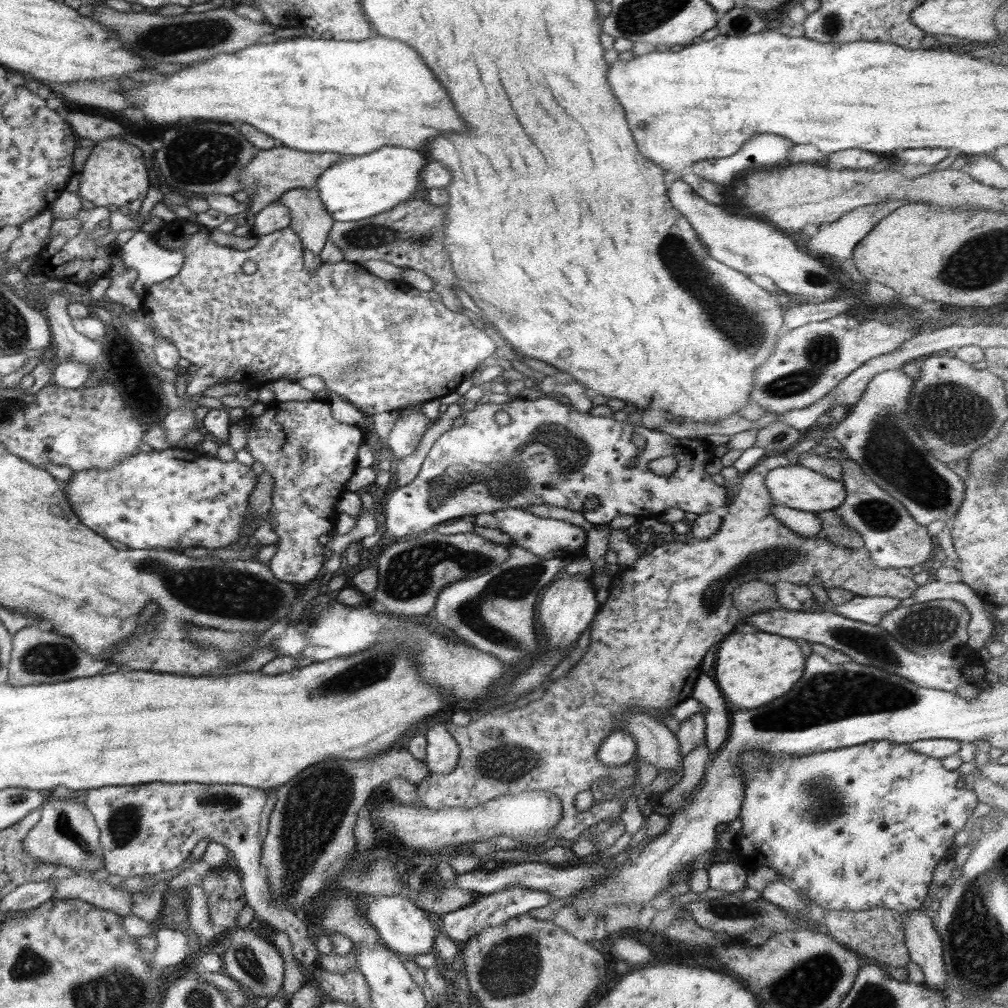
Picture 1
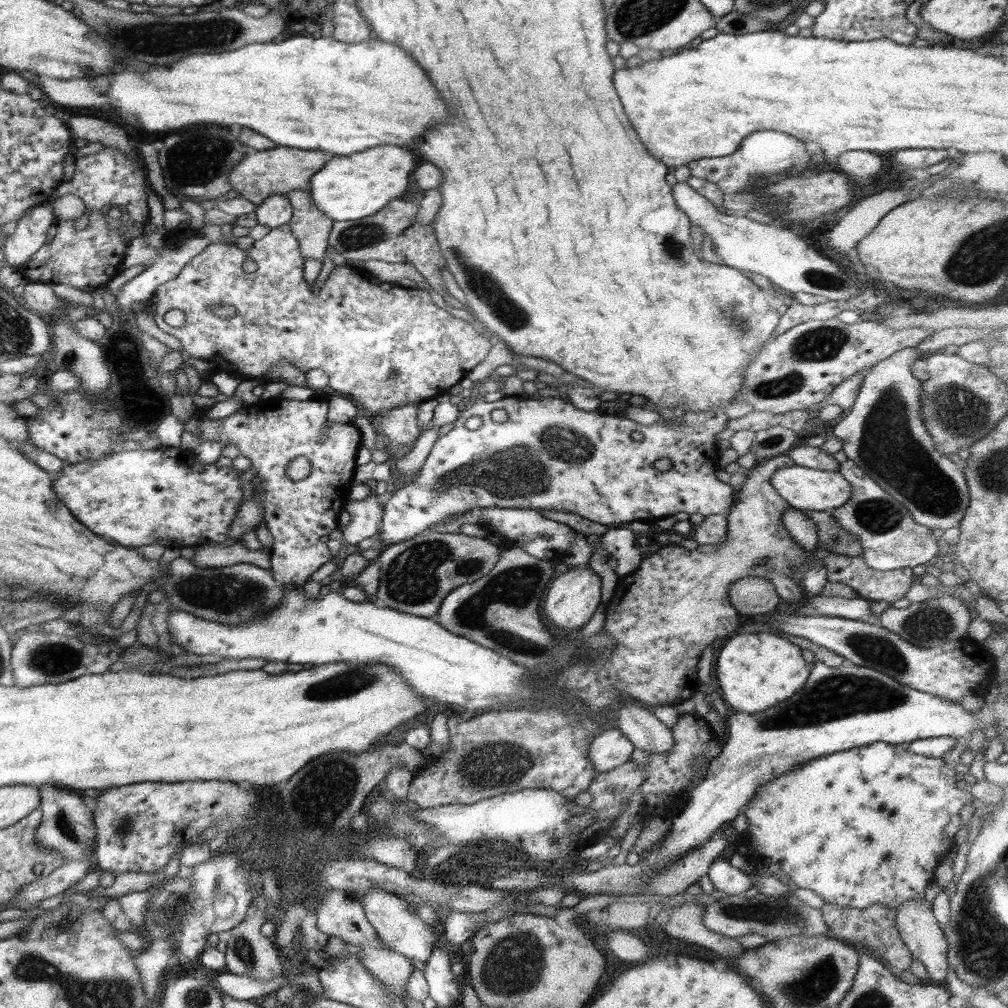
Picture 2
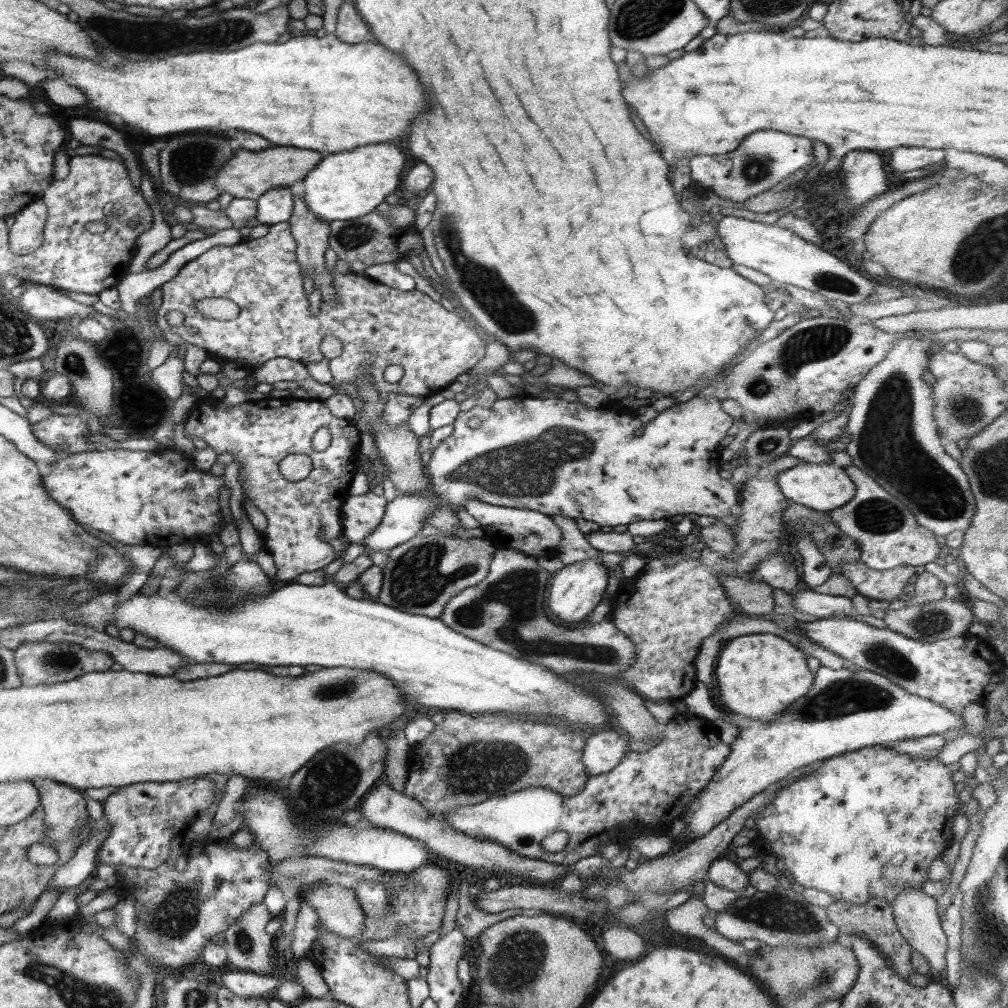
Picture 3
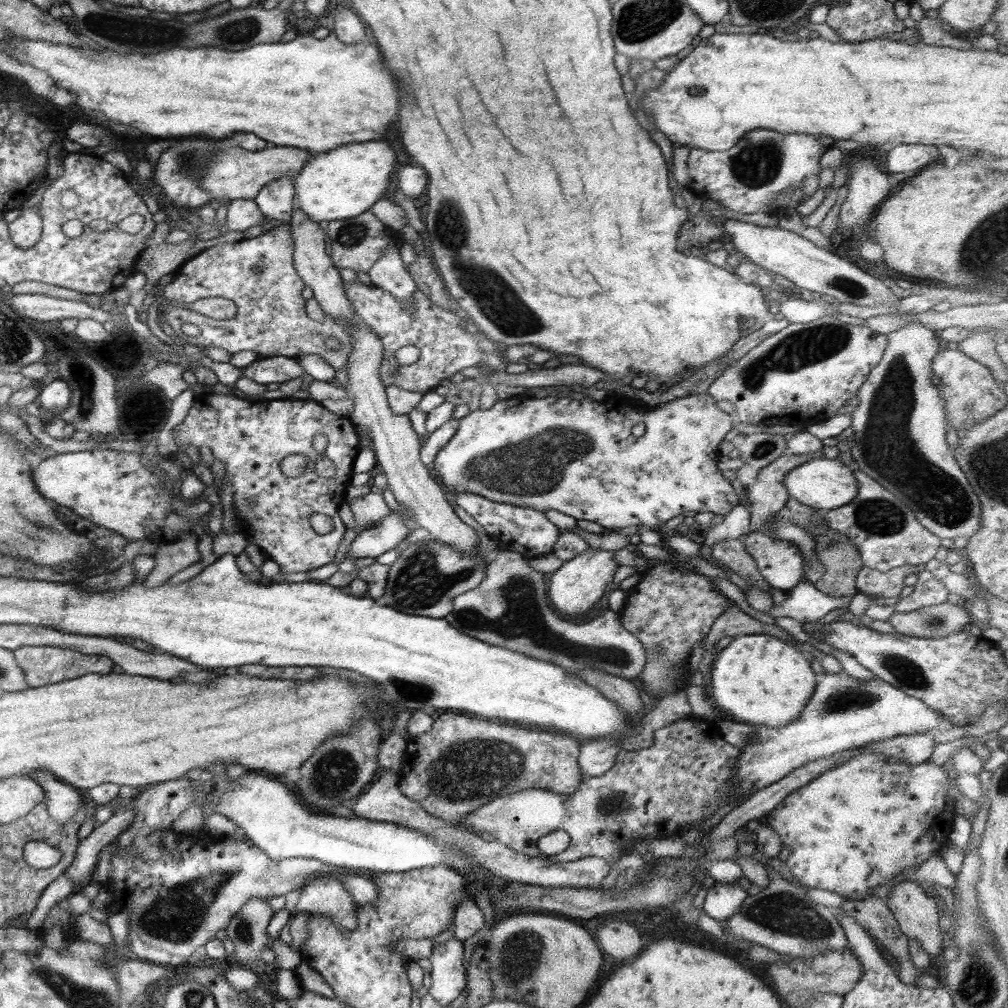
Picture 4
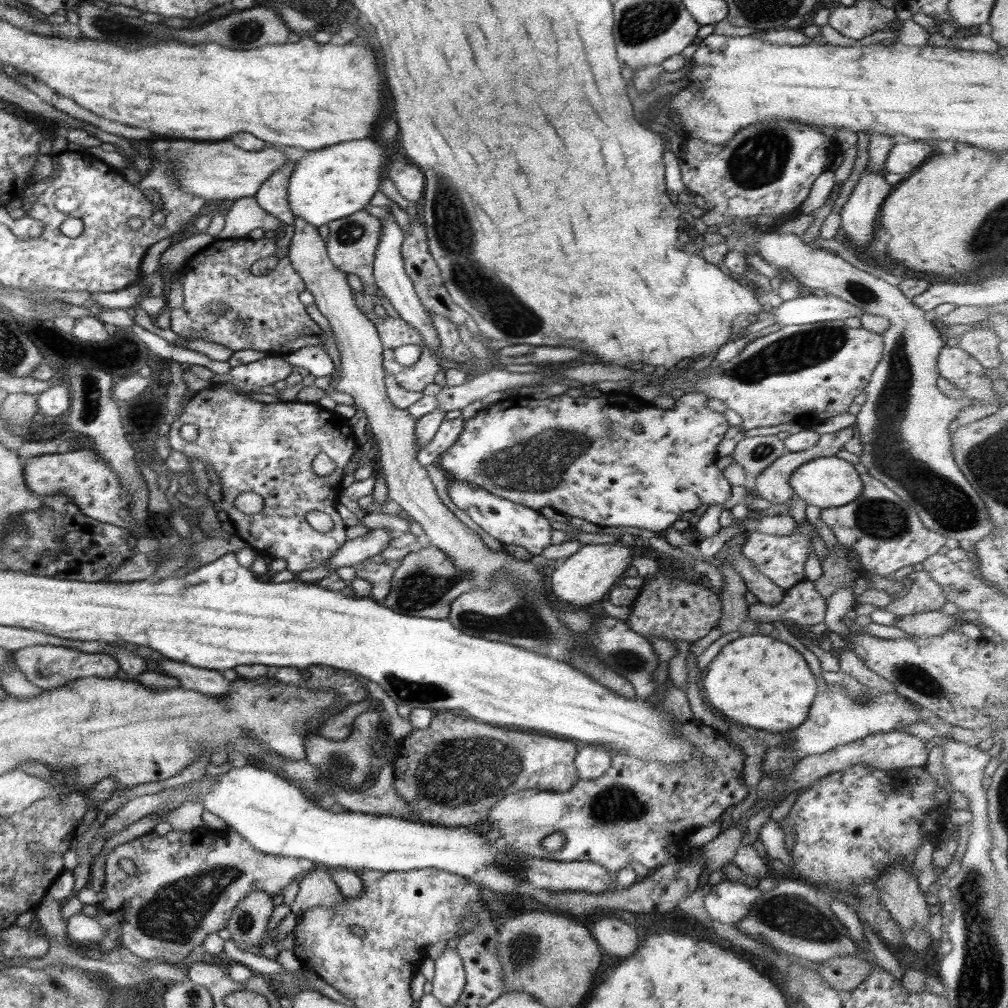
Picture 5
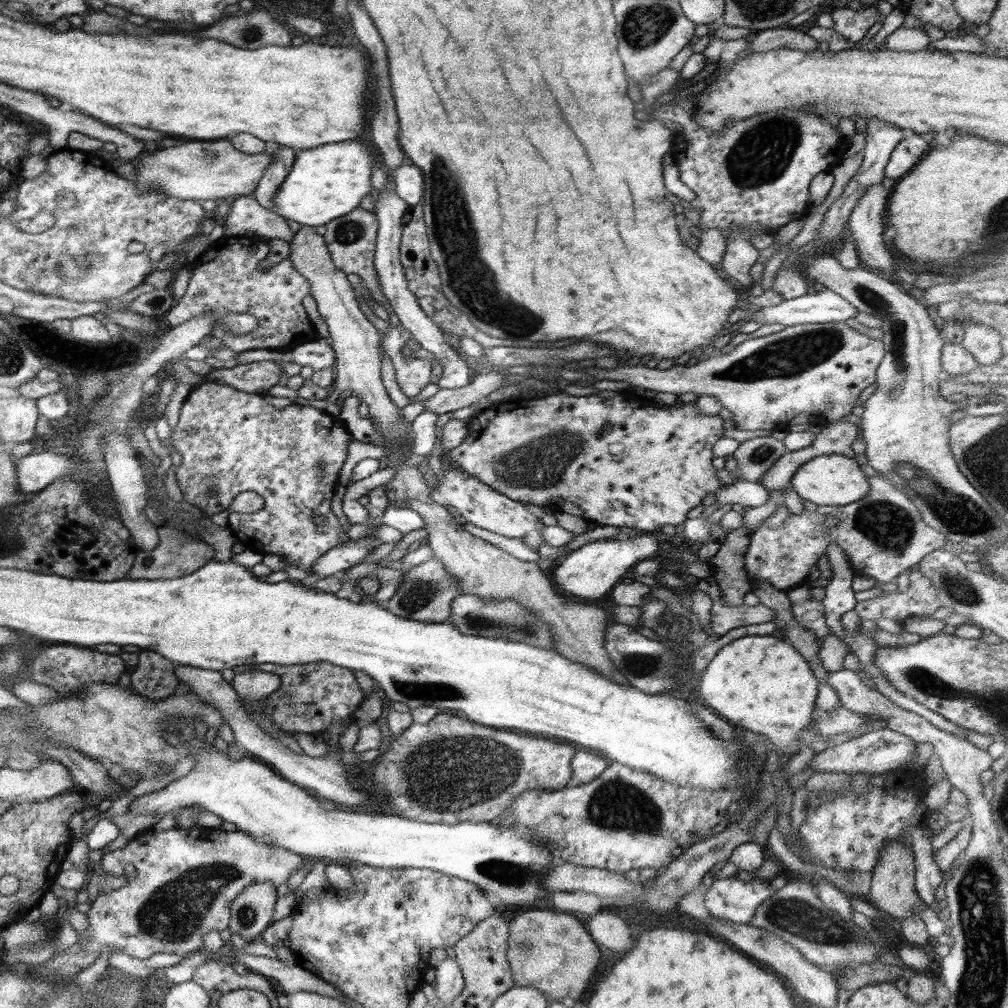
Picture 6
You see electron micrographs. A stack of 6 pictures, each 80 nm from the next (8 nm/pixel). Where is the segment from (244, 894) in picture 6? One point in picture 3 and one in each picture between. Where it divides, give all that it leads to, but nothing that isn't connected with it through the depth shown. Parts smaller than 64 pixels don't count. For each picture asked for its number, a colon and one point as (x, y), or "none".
3: (249, 948)
4: (247, 930)
5: (249, 922)

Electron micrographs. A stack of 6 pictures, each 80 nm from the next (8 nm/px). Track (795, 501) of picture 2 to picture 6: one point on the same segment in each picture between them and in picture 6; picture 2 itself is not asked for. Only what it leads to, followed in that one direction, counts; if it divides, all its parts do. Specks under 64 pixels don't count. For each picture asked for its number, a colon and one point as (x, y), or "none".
3: (823, 487)
4: (821, 483)
5: (828, 481)
6: (829, 479)

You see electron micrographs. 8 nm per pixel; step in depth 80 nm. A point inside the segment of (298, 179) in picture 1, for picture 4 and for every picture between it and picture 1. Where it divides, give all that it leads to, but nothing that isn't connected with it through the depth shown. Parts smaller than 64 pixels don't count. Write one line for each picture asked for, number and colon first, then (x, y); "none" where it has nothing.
2: (260, 174)
3: (248, 174)
4: (233, 173)

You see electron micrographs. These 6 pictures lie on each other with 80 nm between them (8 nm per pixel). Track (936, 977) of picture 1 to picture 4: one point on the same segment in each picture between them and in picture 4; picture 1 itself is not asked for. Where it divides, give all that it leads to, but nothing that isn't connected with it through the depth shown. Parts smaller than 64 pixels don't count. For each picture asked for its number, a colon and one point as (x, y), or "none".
2: (917, 926)
3: (916, 915)
4: (915, 910)

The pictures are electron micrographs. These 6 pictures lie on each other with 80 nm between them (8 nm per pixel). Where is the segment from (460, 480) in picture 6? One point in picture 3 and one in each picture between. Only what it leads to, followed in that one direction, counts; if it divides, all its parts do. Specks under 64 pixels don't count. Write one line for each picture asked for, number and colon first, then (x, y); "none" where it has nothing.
3: (529, 531)
4: (525, 530)
5: (508, 522)

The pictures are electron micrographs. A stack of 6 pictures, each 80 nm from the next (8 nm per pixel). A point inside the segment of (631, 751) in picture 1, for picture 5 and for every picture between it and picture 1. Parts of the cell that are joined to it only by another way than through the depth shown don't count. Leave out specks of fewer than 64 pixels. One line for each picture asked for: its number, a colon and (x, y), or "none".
2: (611, 748)
3: (604, 750)
4: (596, 757)
5: (592, 761)

